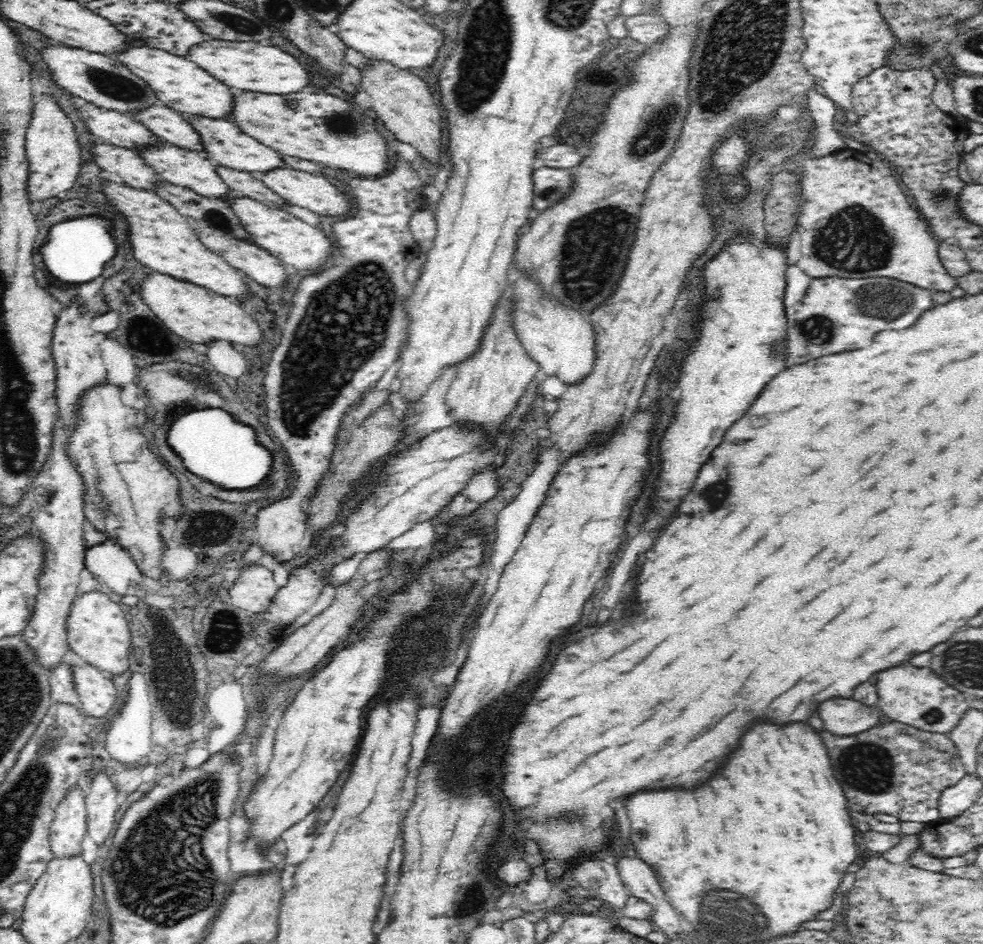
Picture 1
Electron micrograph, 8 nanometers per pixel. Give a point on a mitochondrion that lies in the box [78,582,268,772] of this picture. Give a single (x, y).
(179, 713)

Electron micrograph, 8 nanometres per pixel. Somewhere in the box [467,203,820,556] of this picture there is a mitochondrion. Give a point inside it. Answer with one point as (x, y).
(716, 495)

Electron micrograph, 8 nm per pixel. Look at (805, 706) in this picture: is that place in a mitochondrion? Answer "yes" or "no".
no

